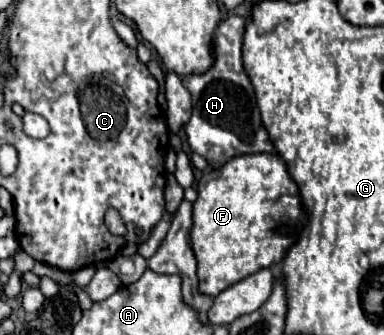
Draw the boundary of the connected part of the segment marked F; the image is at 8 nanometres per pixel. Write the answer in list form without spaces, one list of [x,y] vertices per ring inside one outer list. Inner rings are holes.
[[[277,154],[235,156],[223,168],[203,174],[197,184],[193,226],[189,230],[189,244],[197,260],[199,292],[217,296],[257,270],[281,262],[293,244],[293,236],[281,234],[277,228],[283,224],[299,228],[303,220],[305,210],[299,200],[299,188]]]

